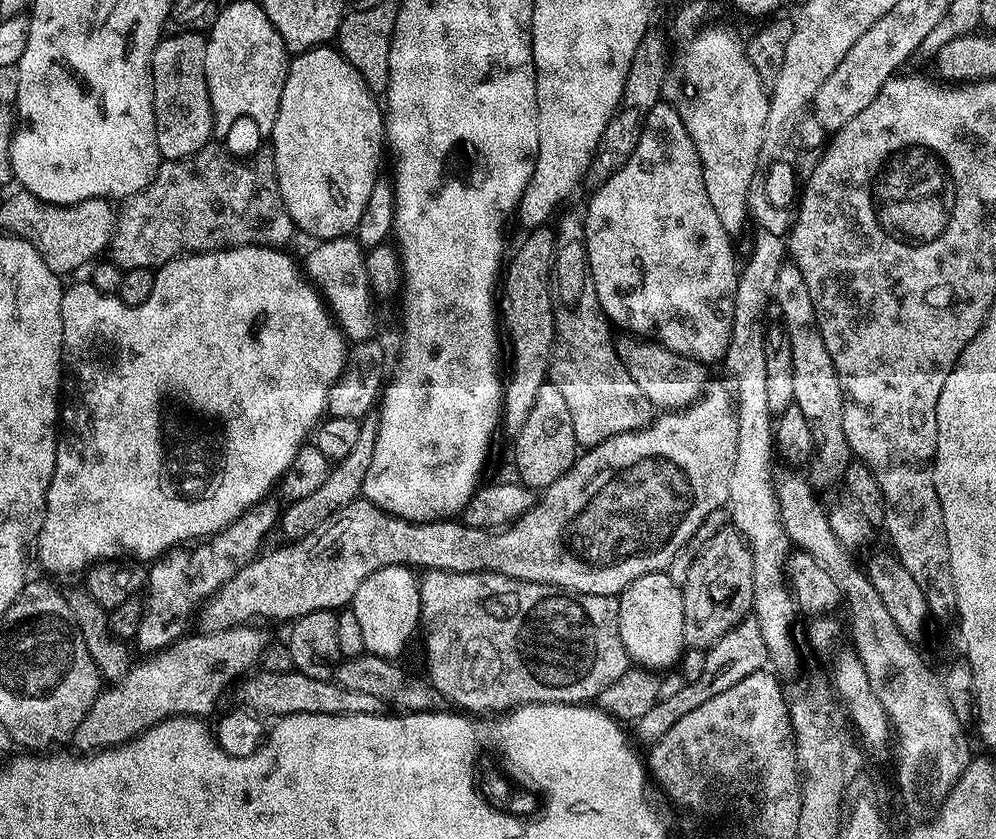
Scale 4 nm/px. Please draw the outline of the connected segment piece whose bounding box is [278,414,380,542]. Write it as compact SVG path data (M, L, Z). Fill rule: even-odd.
M369 414L360 421L360 429L358 430L358 443L350 449L350 454L346 454L346 458L335 461L332 466L332 472L326 478L325 484L318 490L314 490L314 494L309 494L301 500L293 500L281 511L278 521L278 532L281 532L288 542L295 542L306 538L310 534L314 534L314 530L318 530L318 526L322 526L327 520L338 510L342 510L348 504L361 499L364 483L366 482L366 470L370 470L370 462L374 458L374 442L378 434L379 419L375 415Z

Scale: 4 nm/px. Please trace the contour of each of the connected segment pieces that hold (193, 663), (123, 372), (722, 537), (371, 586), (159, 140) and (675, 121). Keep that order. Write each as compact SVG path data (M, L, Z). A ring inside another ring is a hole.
M241 626L239 628L227 628L221 632L204 632L195 636L189 634L176 643L170 645L153 655L142 664L133 663L128 669L126 678L115 683L110 690L105 689L97 696L94 706L82 718L78 730L74 730L71 743L76 744L75 751L80 754L92 754L97 750L116 748L120 744L127 744L130 740L143 735L145 731L161 724L166 718L175 716L207 717L207 712L216 708L220 695L228 688L231 680L236 680L252 663L256 664L261 659L266 645L266 637L259 632L256 626Z
M249 246L249 247L247 247L247 248L228 248L228 249L226 249L226 251L225 251L225 252L198 252L198 253L195 253L195 254L189 254L189 255L186 255L186 256L178 256L178 257L176 257L176 259L175 259L175 260L172 260L172 261L171 261L171 262L169 262L169 263L168 263L168 264L164 264L164 265L162 265L162 267L161 267L161 268L157 268L157 269L155 269L155 273L156 273L156 277L155 277L155 278L154 278L154 290L153 290L153 291L152 291L152 293L151 293L151 294L150 294L150 298L146 298L146 302L142 302L142 306L134 306L134 307L133 307L133 308L131 308L131 307L130 307L130 306L126 306L126 305L125 305L125 304L123 304L123 302L122 302L122 301L121 301L121 300L120 300L120 297L119 297L119 295L116 295L116 294L109 294L109 293L106 293L106 292L103 292L103 291L102 291L102 290L98 290L98 289L97 289L97 288L96 288L96 287L95 287L95 286L94 286L94 285L93 285L93 284L92 284L92 283L91 283L91 282L84 282L84 284L72 284L72 285L71 285L71 284L70 284L70 283L69 283L69 284L68 284L68 285L67 285L67 287L65 287L65 289L64 289L64 297L63 297L63 298L62 298L62 396L63 396L63 400L62 400L62 407L61 407L61 409L60 409L60 411L59 411L59 413L58 413L58 416L59 416L59 419L60 419L60 420L61 420L61 421L62 421L62 427L61 427L61 428L60 428L60 429L59 429L59 432L58 432L58 439L57 439L57 442L56 442L56 461L55 461L55 462L54 462L54 474L53 474L53 475L52 475L52 477L51 477L51 478L50 478L50 486L49 486L49 487L48 487L48 493L47 493L47 494L46 494L46 514L45 514L45 515L44 515L44 521L43 521L43 522L42 522L42 530L41 530L41 531L40 531L40 535L39 535L39 536L37 536L37 538L36 538L36 543L35 543L35 545L34 545L34 556L35 556L35 559L36 559L36 556L37 556L37 558L38 558L38 559L40 559L40 564L41 564L41 566L42 566L42 567L44 567L44 568L45 568L45 570L46 570L46 571L48 571L48 572L49 572L49 574L48 574L48 573L47 573L47 575L48 575L48 576L49 576L49 577L52 577L52 576L72 576L72 575L74 575L74 574L75 574L75 572L80 572L80 571L82 571L82 572L81 572L81 573L83 573L83 572L84 572L84 571L85 571L85 570L88 570L88 569L91 569L91 568L92 568L92 567L93 567L93 566L96 566L96 565L99 565L99 564L100 564L100 563L101 563L101 562L116 562L116 561L119 561L119 560L120 560L120 559L121 559L121 558L128 558L128 557L124 557L124 556L133 556L133 558L134 558L134 559L136 559L136 560L133 560L133 561L136 561L136 562L144 562L144 561L140 561L140 560L148 560L148 561L147 561L147 562L155 562L155 561L157 561L157 560L159 560L159 559L160 559L160 557L161 557L161 556L163 556L163 555L165 555L165 554L168 554L168 553L170 553L170 552L172 552L172 551L173 551L173 550L176 550L176 549L179 549L179 548L180 548L180 547L181 547L181 546L184 546L184 545L187 545L187 544L184 544L184 543L186 543L186 542L187 542L187 540L198 540L198 541L194 541L194 542L200 542L200 541L203 541L203 540L204 540L204 539L205 539L205 538L211 538L211 537L213 537L213 536L215 536L215 535L216 535L216 534L217 534L217 533L220 533L220 532L221 532L221 531L223 531L223 529L224 529L224 528L229 528L229 527L231 527L231 525L232 525L232 524L233 524L233 523L235 523L235 521L236 521L236 520L237 520L237 519L239 519L239 518L240 518L240 517L242 517L242 516L244 516L244 514L245 514L245 513L247 513L247 512L249 512L249 511L251 511L251 509L252 509L252 508L253 508L253 507L255 507L255 505L256 505L256 504L259 504L259 503L260 503L260 501L261 501L261 500L263 500L263 499L265 499L265 497L267 497L267 496L268 496L268 495L269 495L269 493L271 493L271 492L268 492L268 491L270 491L270 490L271 490L271 488L272 488L272 491L273 491L273 489L275 489L275 488L276 488L276 487L277 487L277 485L279 485L279 483L280 483L280 480L281 480L281 479L282 479L282 478L283 478L283 477L284 477L284 471L286 471L286 470L287 470L287 468L288 468L288 467L289 467L289 466L290 466L290 462L294 462L294 456L295 456L295 455L296 455L296 454L298 454L298 453L299 453L299 452L300 452L300 450L301 450L301 448L303 448L303 447L305 447L305 445L307 445L307 444L308 444L308 443L309 443L309 440L310 440L310 437L311 437L311 436L312 436L312 435L313 435L313 433L315 433L315 431L316 431L316 425L317 425L317 424L319 424L319 423L320 423L320 421L321 421L321 420L323 420L323 419L325 419L325 416L326 416L326 413L327 413L327 411L328 411L328 395L329 395L329 394L330 394L330 386L334 386L334 382L335 382L335 381L336 381L336 379L337 379L337 378L338 378L338 374L342 374L342 370L343 370L343 369L344 369L344 363L345 363L345 362L346 362L346 358L347 358L347 357L348 357L348 350L349 350L349 347L350 347L350 344L349 344L349 341L348 341L348 340L347 340L347 339L346 339L346 337L345 337L345 335L344 335L344 333L343 333L343 332L341 332L341 331L340 331L340 326L339 326L339 324L337 324L337 323L336 323L336 321L335 321L335 320L334 320L334 319L333 319L333 316L332 316L332 314L331 314L331 312L330 312L330 311L329 311L329 309L328 309L328 305L327 305L327 304L325 304L325 303L324 303L324 301L323 301L323 299L322 299L322 297L321 297L321 295L320 295L320 293L319 293L319 292L318 292L318 291L317 291L317 288L316 288L316 286L315 286L315 284L314 284L314 283L313 283L313 282L312 282L312 280L310 280L310 279L309 279L309 277L308 277L308 276L307 276L307 275L305 275L305 273L304 273L304 272L303 272L303 271L302 271L302 268L301 268L301 265L300 265L300 264L299 264L299 263L297 263L297 261L296 261L296 264L295 264L295 262L294 262L294 261L292 261L292 260L291 260L291 258L290 258L290 257L288 257L288 256L287 256L287 254L286 254L286 253L284 253L284 250L281 250L281 249L280 249L280 248L270 248L270 247L267 247L267 246Z
M726 526L706 542L706 546L694 558L682 586L684 593L684 643L688 648L709 649L718 642L738 622L742 622L753 611L754 562L752 550L745 535L735 526Z
M391 564L366 578L354 594L350 611L358 618L358 627L362 629L362 642L365 653L396 658L396 655L408 644L420 618L420 580L413 569L402 564Z
M177 31L176 36L165 35L158 42L152 55L152 101L154 102L154 126L156 127L156 145L164 160L185 160L187 156L209 147L214 136L212 103L210 90L206 82L204 69L205 37L200 32Z
M659 102L650 110L634 154L630 154L628 161L605 184L595 189L591 196L593 198L588 206L588 216L583 217L584 245L588 251L588 265L590 266L590 274L594 278L594 290L598 294L600 309L604 311L605 316L615 327L617 324L620 330L625 333L635 334L641 338L648 338L654 334L659 343L686 358L696 360L705 366L719 365L723 361L724 355L728 353L730 330L734 318L734 294L736 293L738 270L737 267L734 268L732 244L728 241L731 240L730 234L722 226L718 214L714 214L714 206L710 206L710 197L706 195L704 171L700 165L694 142L686 130L682 118L678 118L678 114L668 103Z

